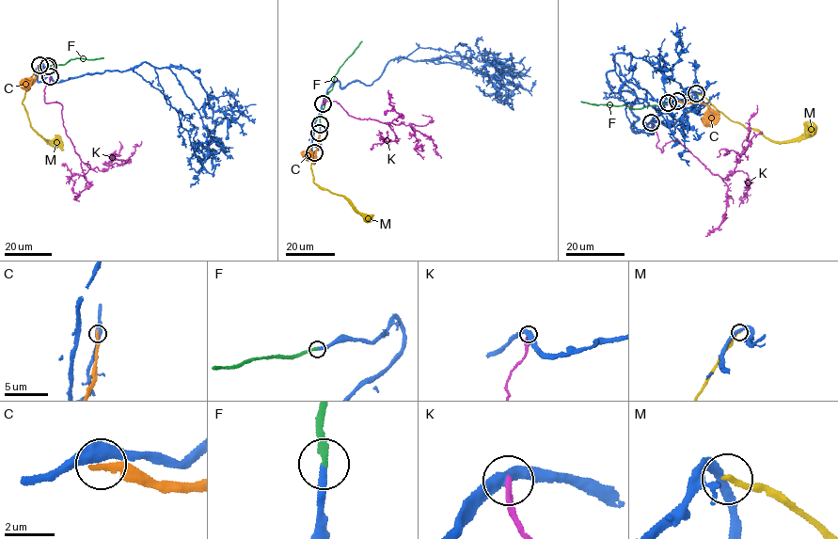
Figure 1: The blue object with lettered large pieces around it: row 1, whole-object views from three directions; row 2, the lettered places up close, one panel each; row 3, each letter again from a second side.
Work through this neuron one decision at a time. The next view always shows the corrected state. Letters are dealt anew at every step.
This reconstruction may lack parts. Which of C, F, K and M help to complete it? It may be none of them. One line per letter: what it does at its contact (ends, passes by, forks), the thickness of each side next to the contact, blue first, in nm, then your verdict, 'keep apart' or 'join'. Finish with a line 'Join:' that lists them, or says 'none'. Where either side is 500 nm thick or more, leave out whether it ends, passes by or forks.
C: 500/280 nm | keep apart
F: it ends | 280/240 nm | join
K: it ends | 360/240 nm | keep apart
M: it ends | 300/190 nm | keep apart
Join: F

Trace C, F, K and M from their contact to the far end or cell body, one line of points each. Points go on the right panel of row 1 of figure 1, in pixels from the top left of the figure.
C: (677, 101), (707, 103), (710, 109), (705, 123)
F: (668, 103), (639, 108), (581, 101)
K: (651, 122), (661, 152), (679, 141), (728, 180), (739, 157), (724, 149), (717, 157)
M: (697, 93), (703, 95), (731, 120), (772, 140), (782, 142), (797, 138), (815, 125)

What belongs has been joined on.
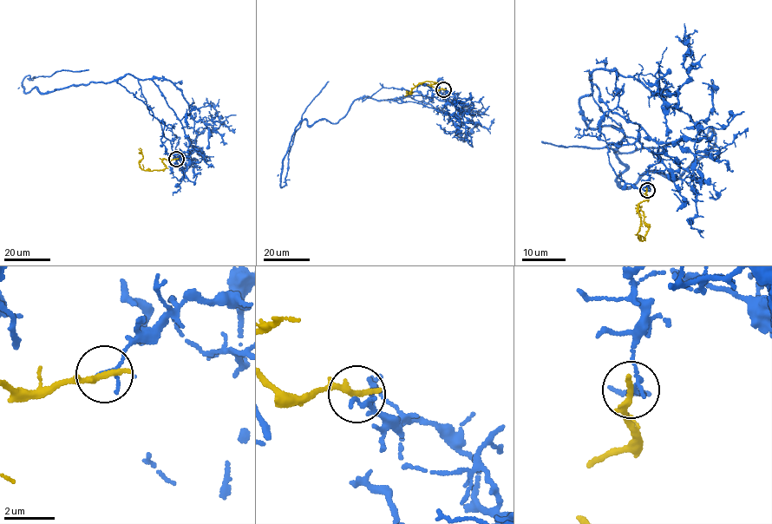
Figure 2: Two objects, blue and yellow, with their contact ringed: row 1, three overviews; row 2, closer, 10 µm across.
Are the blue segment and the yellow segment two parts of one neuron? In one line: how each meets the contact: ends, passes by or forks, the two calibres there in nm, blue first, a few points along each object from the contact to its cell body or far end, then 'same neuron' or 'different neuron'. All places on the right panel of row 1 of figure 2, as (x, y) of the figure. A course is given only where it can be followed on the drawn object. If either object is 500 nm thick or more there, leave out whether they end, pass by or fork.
blue passes by; yellow ends; calibres 130 and 280 nm; course blue (648, 190), (657, 142), (592, 87), (580, 113), (624, 133), (625, 187), (678, 177), (711, 128), (541, 141); course yellow (646, 189), (645, 199), (639, 204), (637, 233), (640, 241), (648, 229), (641, 205); different neuron

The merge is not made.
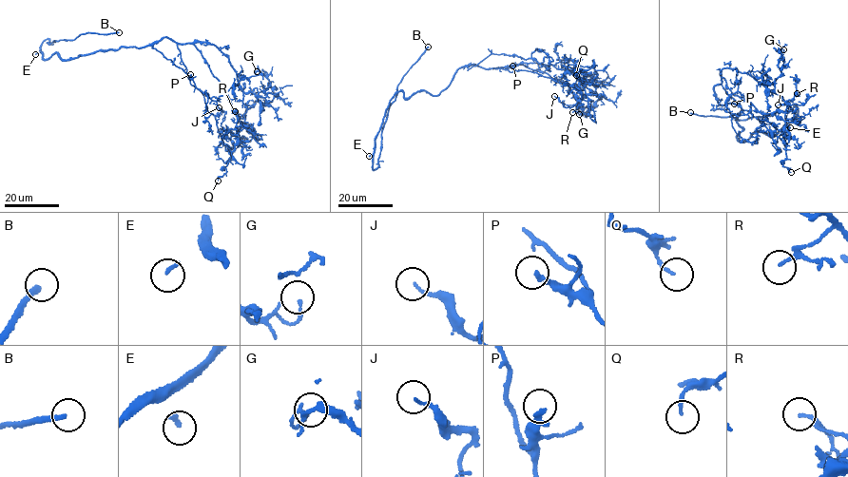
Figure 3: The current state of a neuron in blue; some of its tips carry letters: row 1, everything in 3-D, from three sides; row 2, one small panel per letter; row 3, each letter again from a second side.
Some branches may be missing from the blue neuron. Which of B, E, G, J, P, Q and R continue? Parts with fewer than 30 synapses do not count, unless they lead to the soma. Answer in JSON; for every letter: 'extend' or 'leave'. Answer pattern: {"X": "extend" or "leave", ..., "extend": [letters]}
{"B": "extend", "E": "extend", "G": "leave", "J": "leave", "P": "leave", "Q": "leave", "R": "leave", "extend": ["B", "E"]}

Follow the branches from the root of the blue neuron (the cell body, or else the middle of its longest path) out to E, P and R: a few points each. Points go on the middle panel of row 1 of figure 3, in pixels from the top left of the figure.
E: (434, 95), (420, 90), (407, 98), (401, 91), (395, 94), (375, 137), (374, 155), (369, 156)
P: (434, 95), (448, 86), (459, 68), (473, 64), (511, 72), (512, 66)
R: (434, 95), (464, 66), (525, 65), (581, 90), (583, 99), (572, 112)

